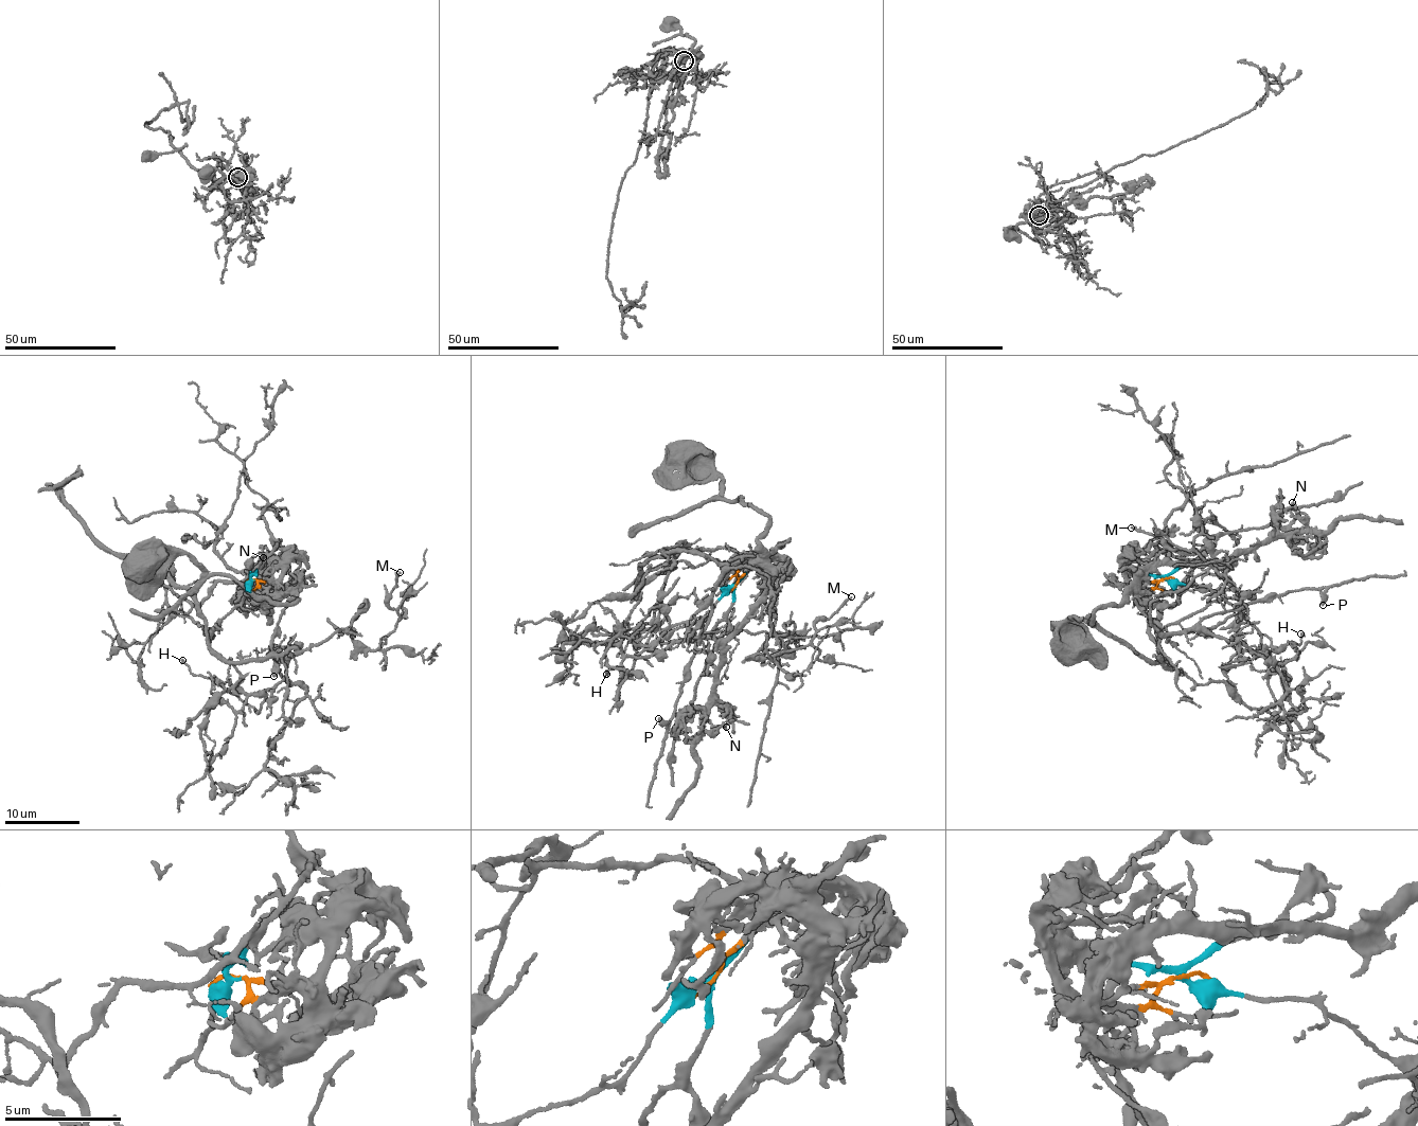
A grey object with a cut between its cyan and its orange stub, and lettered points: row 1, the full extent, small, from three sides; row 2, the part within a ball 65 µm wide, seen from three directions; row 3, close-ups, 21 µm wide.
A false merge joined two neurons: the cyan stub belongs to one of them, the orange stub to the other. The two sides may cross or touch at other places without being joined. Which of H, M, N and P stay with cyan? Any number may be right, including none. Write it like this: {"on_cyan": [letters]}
{"on_cyan": ["H", "M", "P"]}

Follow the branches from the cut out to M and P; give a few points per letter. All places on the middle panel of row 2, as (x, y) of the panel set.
M: (733, 586), (749, 564), (730, 549), (663, 549), (767, 577), (765, 658), (799, 649), (851, 597)
P: (733, 586), (749, 564), (730, 549), (663, 549), (668, 553), (695, 549), (725, 567), (673, 718), (658, 718)

